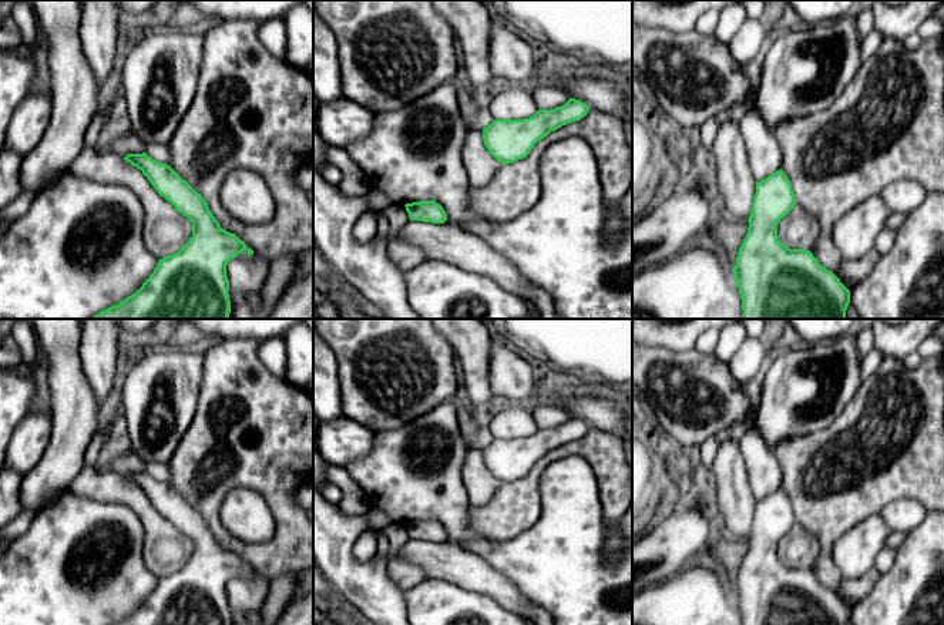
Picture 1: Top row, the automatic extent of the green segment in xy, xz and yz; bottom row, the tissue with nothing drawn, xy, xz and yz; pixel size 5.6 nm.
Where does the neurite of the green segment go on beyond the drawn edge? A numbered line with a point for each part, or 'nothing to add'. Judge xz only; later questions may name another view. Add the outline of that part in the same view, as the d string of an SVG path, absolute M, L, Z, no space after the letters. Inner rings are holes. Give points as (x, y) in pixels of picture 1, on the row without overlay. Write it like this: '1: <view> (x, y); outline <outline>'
nothing to add

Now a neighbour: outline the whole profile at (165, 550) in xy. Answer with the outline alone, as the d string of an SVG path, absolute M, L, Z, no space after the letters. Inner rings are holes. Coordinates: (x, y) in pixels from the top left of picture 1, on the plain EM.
M84 467L70 485L75 494L130 507L144 527L144 561L159 579L177 572L192 555L192 541L151 504L141 488L108 468Z

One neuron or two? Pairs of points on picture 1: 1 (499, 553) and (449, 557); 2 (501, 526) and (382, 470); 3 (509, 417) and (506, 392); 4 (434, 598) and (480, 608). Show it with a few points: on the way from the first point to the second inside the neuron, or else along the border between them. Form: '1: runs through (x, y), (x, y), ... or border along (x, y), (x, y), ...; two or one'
1: border along (446, 540), (480, 555), (503, 574); two
2: border along (469, 506), (469, 524), (487, 538); two
3: border along (504, 402), (528, 406); two
4: runs through (446, 608), (469, 608); one

